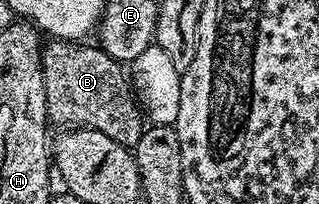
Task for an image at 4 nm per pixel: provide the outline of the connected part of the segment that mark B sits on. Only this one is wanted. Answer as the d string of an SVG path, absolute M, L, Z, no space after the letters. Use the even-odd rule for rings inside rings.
M50 38L41 48L41 61L45 71L46 109L48 118L55 124L65 123L70 128L90 127L92 131L107 133L111 141L119 141L124 147L136 148L139 137L145 132L147 123L133 94L127 71L117 60L112 59L100 46L85 47L81 41L66 41Z

